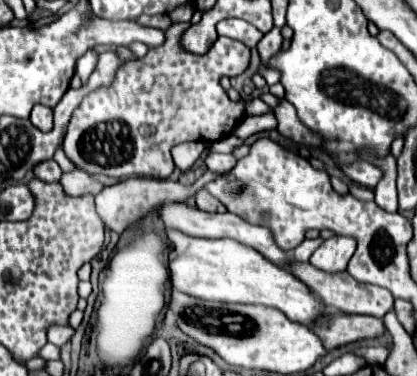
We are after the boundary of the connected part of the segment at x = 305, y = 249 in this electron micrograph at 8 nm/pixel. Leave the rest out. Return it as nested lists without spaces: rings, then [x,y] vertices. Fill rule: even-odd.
[[[304,239],[292,253],[294,253],[294,259],[298,259],[298,261],[308,261],[310,259],[310,255],[314,253],[314,249],[318,247],[318,243],[322,243],[322,239]]]

